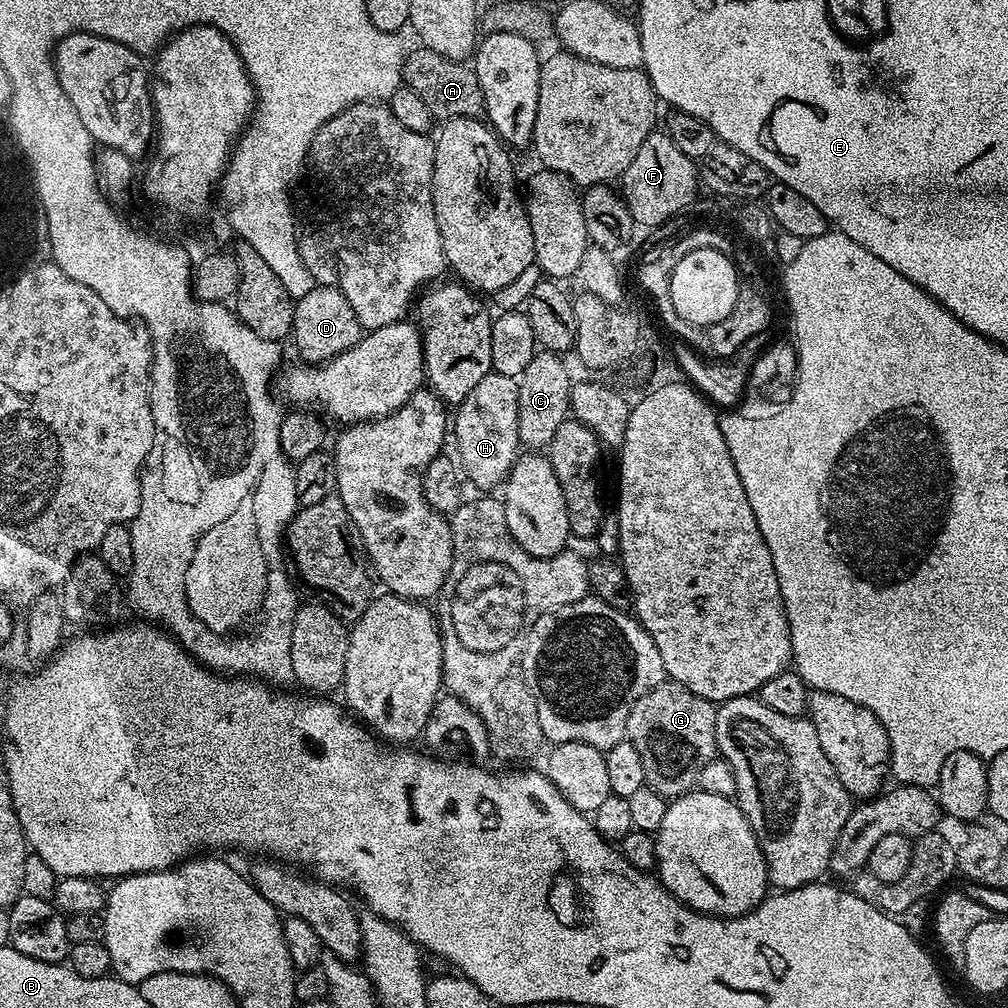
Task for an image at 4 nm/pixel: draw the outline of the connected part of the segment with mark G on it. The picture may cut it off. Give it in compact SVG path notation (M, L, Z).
M665 682L654 686L654 690L642 694L642 698L634 702L628 719L626 739L634 746L634 750L638 750L638 755L642 758L642 767L646 770L647 787L660 792L665 798L682 796L697 787L700 771L718 756L716 709L717 705L713 701L702 698L686 686L675 682Z

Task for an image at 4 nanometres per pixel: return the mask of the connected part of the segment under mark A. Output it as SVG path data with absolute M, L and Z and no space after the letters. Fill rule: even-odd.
M416 46L413 52L411 49L405 55L403 83L414 90L422 102L426 102L437 121L463 116L479 117L484 112L484 95L475 67L459 60L451 60L442 54L434 54L434 50L429 48Z

